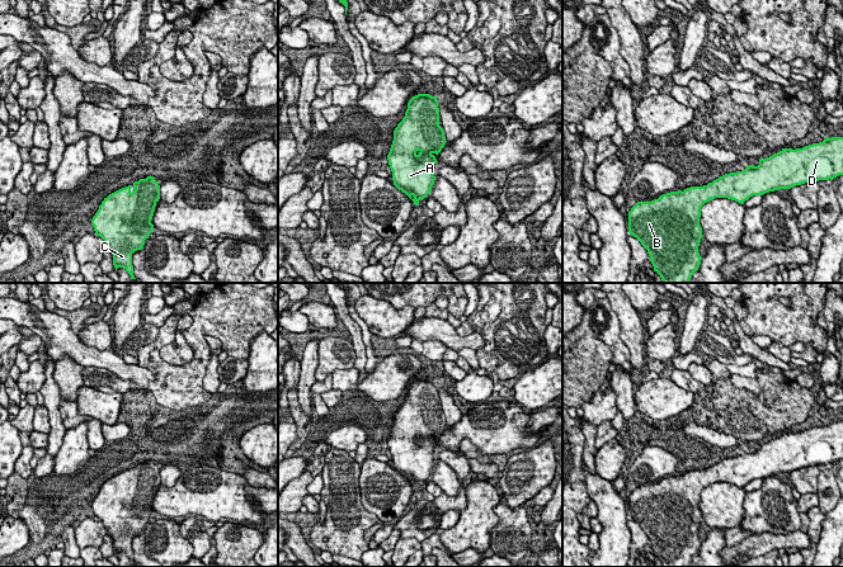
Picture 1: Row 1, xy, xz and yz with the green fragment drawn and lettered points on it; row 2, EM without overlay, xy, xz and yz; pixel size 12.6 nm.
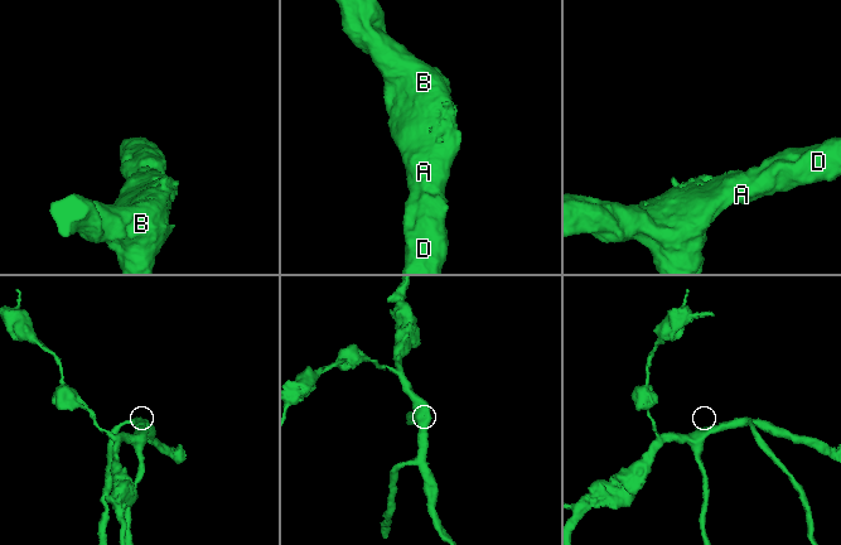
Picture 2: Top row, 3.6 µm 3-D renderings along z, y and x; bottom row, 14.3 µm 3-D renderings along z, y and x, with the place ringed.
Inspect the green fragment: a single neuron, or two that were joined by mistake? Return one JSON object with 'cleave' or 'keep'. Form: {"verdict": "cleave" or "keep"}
{"verdict": "keep"}

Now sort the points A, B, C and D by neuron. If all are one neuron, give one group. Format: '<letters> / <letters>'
A B C D

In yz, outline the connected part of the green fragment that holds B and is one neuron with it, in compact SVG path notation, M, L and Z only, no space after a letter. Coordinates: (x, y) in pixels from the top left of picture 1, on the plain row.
M825 421L823 426L796 434L782 433L767 443L759 443L758 450L749 449L744 455L725 458L707 469L670 476L651 486L637 486L628 496L628 516L647 534L654 556L663 567L689 567L702 544L698 537L703 520L700 501L705 487L715 482L727 482L744 488L753 479L833 464L839 459L843 459L843 421Z

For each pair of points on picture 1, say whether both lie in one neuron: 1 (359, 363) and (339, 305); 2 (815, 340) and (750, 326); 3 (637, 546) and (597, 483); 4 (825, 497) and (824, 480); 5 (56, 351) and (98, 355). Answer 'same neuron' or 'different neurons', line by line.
1: same neuron
2: same neuron
3: different neurons
4: same neuron
5: same neuron

